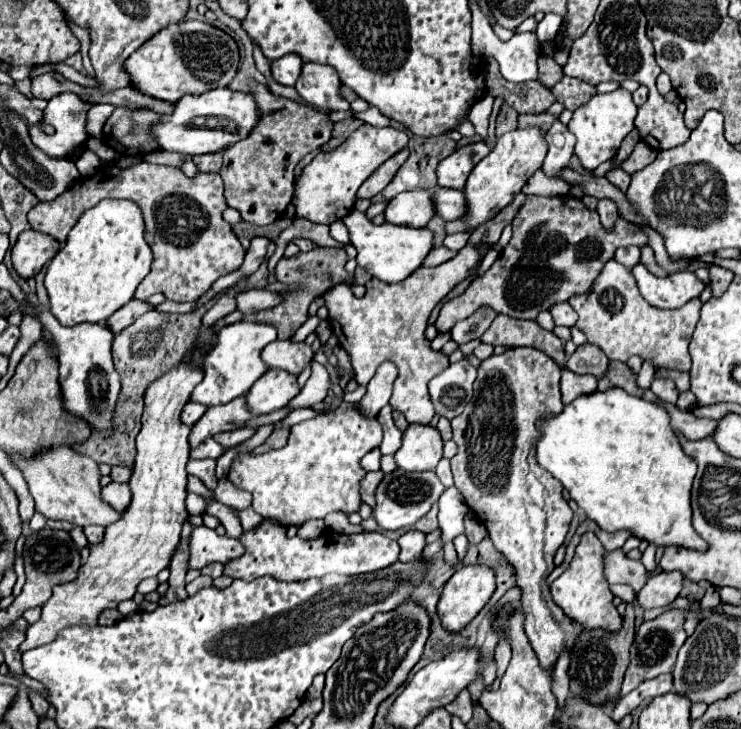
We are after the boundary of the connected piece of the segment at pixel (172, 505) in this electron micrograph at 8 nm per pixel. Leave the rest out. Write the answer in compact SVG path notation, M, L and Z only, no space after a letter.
M183 362L173 368L173 372L167 372L163 380L155 380L147 392L145 392L145 412L141 418L141 432L137 434L137 456L135 456L135 468L129 480L131 488L131 504L121 512L121 518L105 528L105 538L101 544L89 546L89 558L79 568L79 574L75 580L57 584L53 590L53 596L43 606L41 618L27 630L27 640L21 644L21 652L37 646L45 646L57 638L57 634L63 628L69 626L97 626L97 616L105 608L115 608L119 602L133 598L137 584L145 578L157 576L163 568L169 566L175 546L179 544L181 528L189 512L185 510L185 496L187 496L187 470L185 464L189 460L189 426L183 426L179 420L181 408L187 404L189 394L193 388L201 382L201 372L187 368Z

